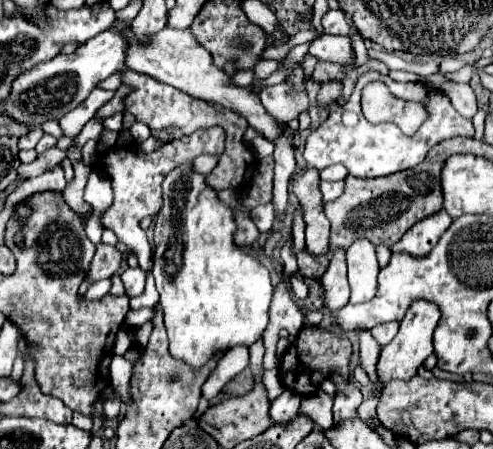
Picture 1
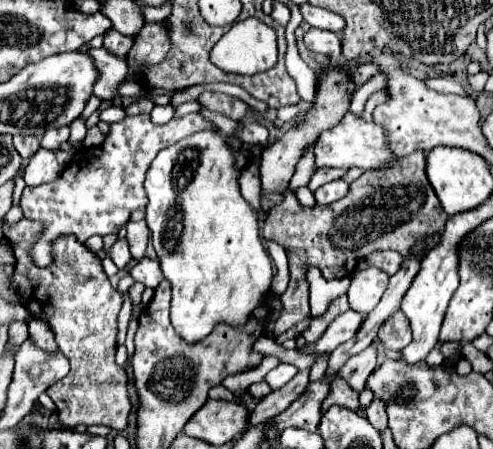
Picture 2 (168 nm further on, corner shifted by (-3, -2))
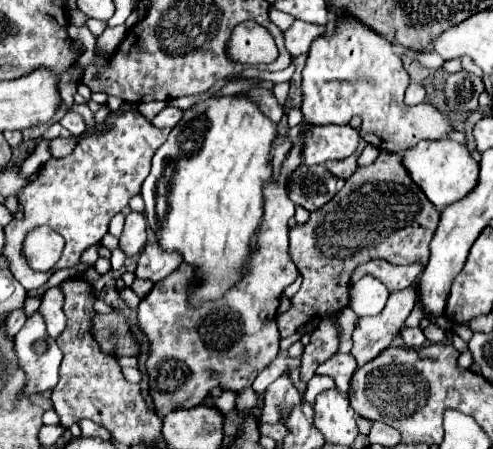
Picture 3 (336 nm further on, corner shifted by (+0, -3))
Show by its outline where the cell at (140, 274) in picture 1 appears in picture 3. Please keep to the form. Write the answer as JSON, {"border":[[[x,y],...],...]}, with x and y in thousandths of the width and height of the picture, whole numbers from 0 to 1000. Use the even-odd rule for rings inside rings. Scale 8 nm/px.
{"border":[[[312,535],[292,548],[292,557],[280,575],[276,615],[320,628],[320,624],[337,619],[345,606],[353,606],[365,588],[369,588],[369,570],[361,570],[357,561],[353,566],[337,561],[329,552],[329,543],[320,543],[320,535]]]}

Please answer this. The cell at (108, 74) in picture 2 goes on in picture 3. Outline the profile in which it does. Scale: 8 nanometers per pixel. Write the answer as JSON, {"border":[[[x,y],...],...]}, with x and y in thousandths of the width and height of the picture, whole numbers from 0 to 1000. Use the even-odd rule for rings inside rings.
{"border":[[[252,53],[231,58],[231,62],[215,62],[203,80],[199,80],[199,102],[215,116],[215,125],[227,125],[231,111],[239,107],[239,98],[247,94],[247,85],[256,80],[260,62]]]}

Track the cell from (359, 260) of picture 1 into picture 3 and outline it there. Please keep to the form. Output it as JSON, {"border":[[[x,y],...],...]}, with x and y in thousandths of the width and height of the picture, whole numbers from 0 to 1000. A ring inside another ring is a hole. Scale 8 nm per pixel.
{"border":[[[738,615],[710,641],[710,686],[726,704],[763,704],[775,695],[787,659],[787,641],[767,619]]]}

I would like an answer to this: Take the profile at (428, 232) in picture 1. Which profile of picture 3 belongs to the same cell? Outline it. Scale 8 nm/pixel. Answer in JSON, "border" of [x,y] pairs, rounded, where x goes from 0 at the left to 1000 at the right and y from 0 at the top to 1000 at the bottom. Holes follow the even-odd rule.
{"border":[[[637,837],[629,851],[625,851],[625,864],[617,873],[617,891],[621,895],[637,895],[637,886],[653,873],[653,869],[665,869],[665,864],[677,864],[677,846],[669,837]]]}

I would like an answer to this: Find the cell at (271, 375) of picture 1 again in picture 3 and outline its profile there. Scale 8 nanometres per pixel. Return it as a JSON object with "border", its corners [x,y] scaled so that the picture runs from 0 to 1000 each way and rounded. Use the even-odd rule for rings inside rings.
{"border":[[[511,864],[479,873],[479,913],[483,918],[507,918],[519,904],[523,904],[523,882],[515,878]]]}

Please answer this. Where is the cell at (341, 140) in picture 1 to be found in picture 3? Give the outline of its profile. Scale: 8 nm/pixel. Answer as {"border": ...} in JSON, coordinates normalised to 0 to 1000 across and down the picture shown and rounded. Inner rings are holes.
{"border":[[[645,281],[613,303],[613,352],[625,370],[706,352],[726,325],[730,298],[710,281]]]}

